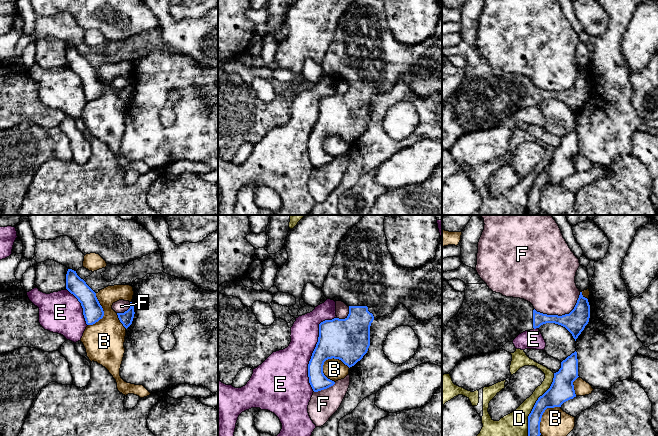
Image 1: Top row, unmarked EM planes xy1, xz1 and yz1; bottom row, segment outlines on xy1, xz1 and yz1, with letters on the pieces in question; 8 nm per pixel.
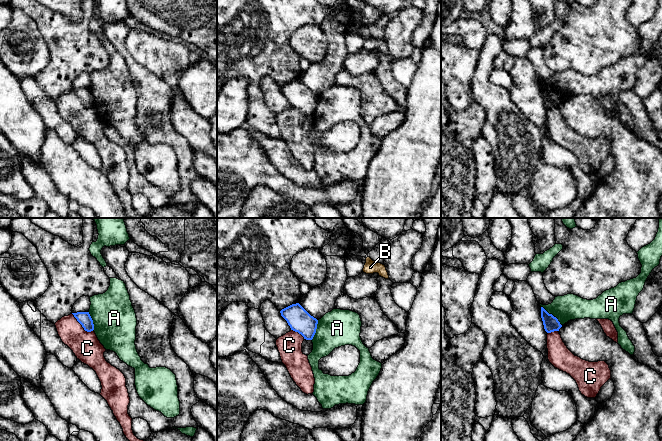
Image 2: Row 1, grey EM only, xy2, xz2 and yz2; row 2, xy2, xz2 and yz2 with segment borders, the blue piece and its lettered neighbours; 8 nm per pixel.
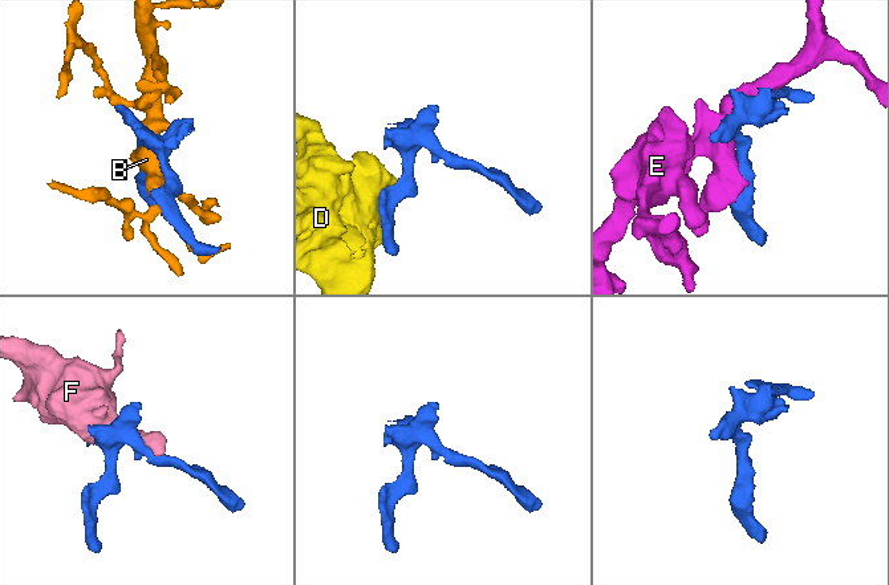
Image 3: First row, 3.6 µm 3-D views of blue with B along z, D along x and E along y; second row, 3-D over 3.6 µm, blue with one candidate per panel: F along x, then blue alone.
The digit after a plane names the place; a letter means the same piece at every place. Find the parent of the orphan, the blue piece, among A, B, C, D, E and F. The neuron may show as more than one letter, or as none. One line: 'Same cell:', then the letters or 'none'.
Same cell: none

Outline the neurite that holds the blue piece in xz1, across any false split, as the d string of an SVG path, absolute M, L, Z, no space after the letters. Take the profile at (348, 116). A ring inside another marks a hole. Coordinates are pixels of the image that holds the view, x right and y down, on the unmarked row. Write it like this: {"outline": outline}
{"outline": "M355 0L338 21L322 68L327 75L342 77L349 83L345 95L334 94L319 100L319 113L308 140L309 159L314 168L335 160L323 149L324 138L339 135L349 144L360 137L370 122L371 99L392 89L401 79L416 96L442 92L442 15L435 33L419 44L398 42L387 23L384 0Z"}

